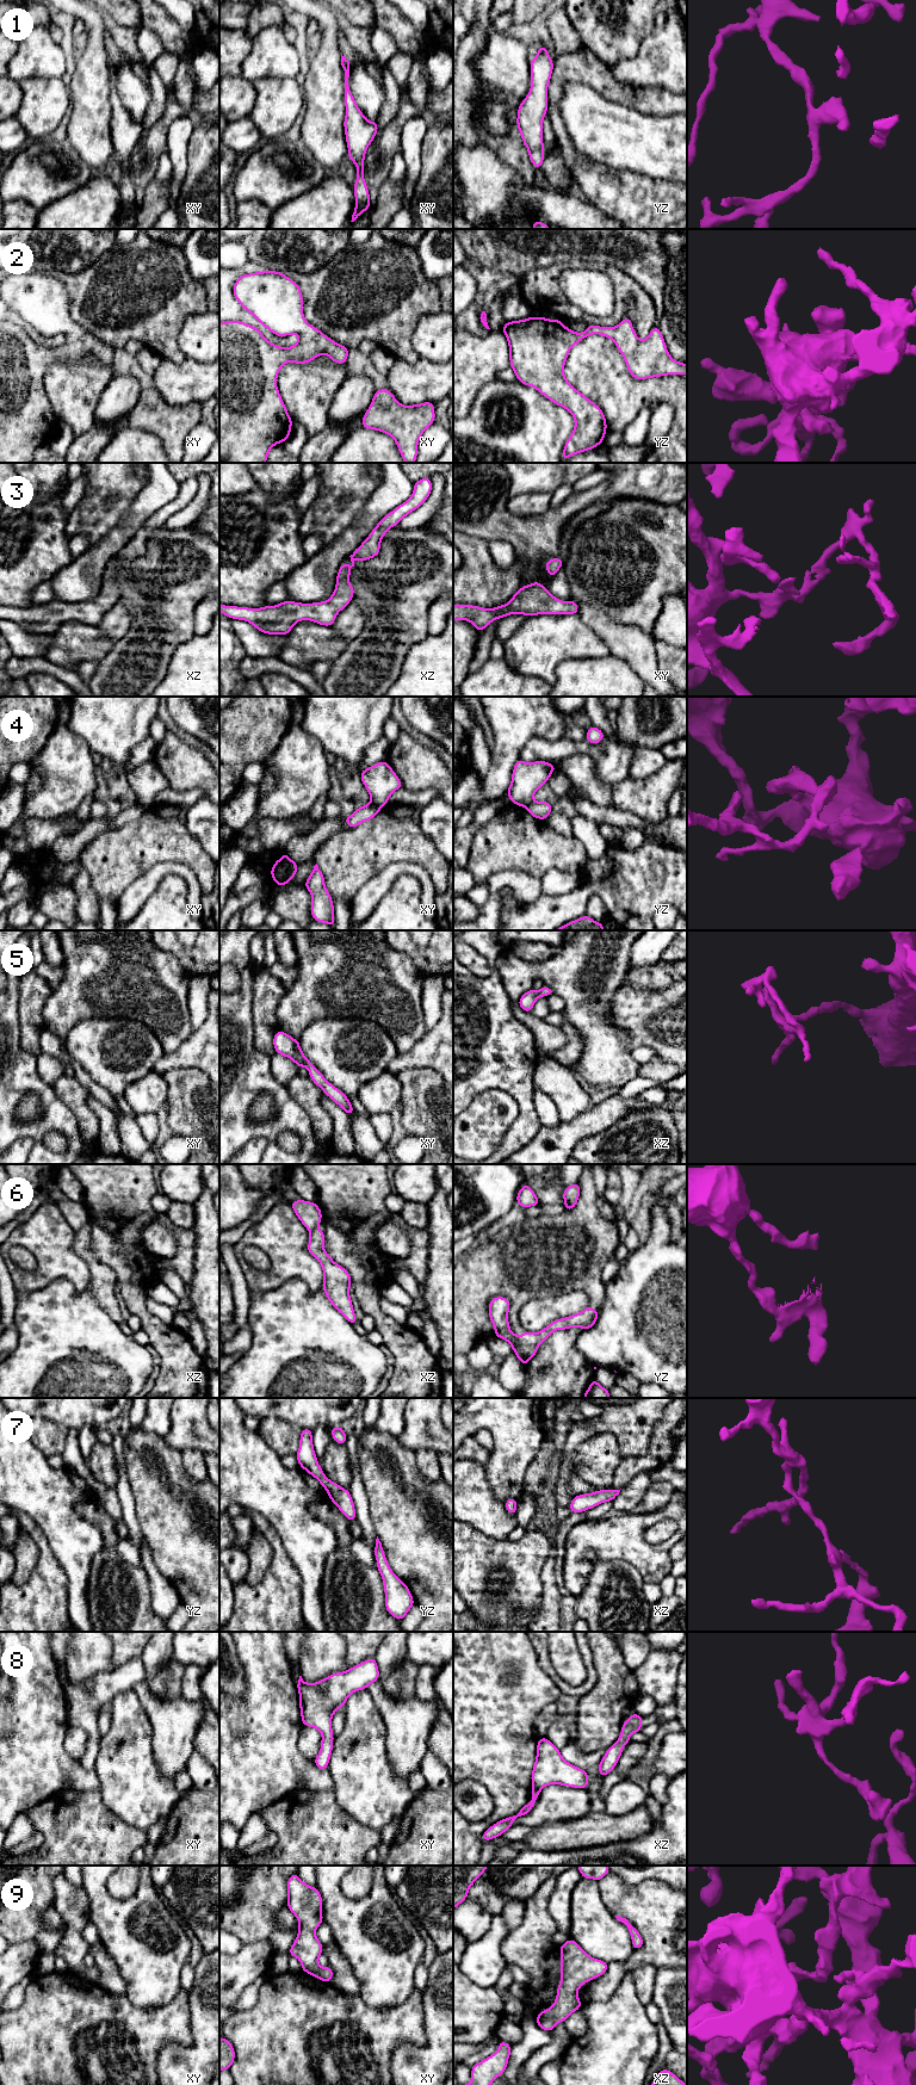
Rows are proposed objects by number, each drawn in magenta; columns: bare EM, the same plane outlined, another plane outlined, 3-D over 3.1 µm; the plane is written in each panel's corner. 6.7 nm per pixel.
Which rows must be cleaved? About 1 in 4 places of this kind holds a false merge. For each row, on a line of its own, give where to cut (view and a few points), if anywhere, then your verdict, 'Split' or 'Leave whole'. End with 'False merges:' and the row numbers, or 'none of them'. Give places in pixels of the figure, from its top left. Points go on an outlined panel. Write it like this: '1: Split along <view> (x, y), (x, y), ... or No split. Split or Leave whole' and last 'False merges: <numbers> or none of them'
1: No split. Leave whole
2: No split. Leave whole
3: No split. Leave whole
4: Split along xy (370, 802), (382, 806). Split
5: No split. Leave whole
6: Split along yz (517, 1336), (517, 1347), (513, 1350). Split
7: No split. Leave whole
8: No split. Leave whole
9: No split. Leave whole
False merges: 4, 6

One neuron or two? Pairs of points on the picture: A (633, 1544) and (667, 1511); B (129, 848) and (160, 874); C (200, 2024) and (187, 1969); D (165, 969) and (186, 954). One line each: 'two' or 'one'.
A: one
B: two
C: two
D: two

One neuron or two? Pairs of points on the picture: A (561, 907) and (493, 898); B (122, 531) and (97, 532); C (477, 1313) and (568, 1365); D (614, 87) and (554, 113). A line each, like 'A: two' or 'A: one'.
A: two
B: two
C: two
D: one

